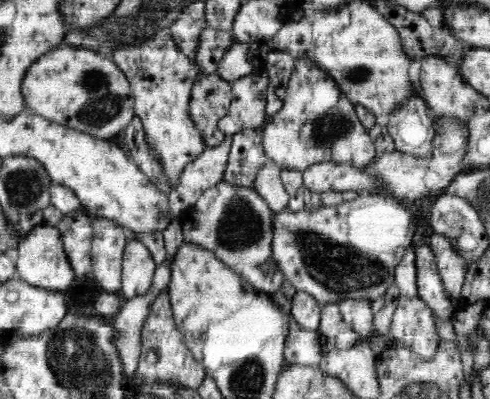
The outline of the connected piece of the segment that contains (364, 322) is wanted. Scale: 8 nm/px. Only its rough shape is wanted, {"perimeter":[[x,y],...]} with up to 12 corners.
{"perimeter":[[352,298],[338,306],[345,323],[365,339],[374,334],[369,300]]}

